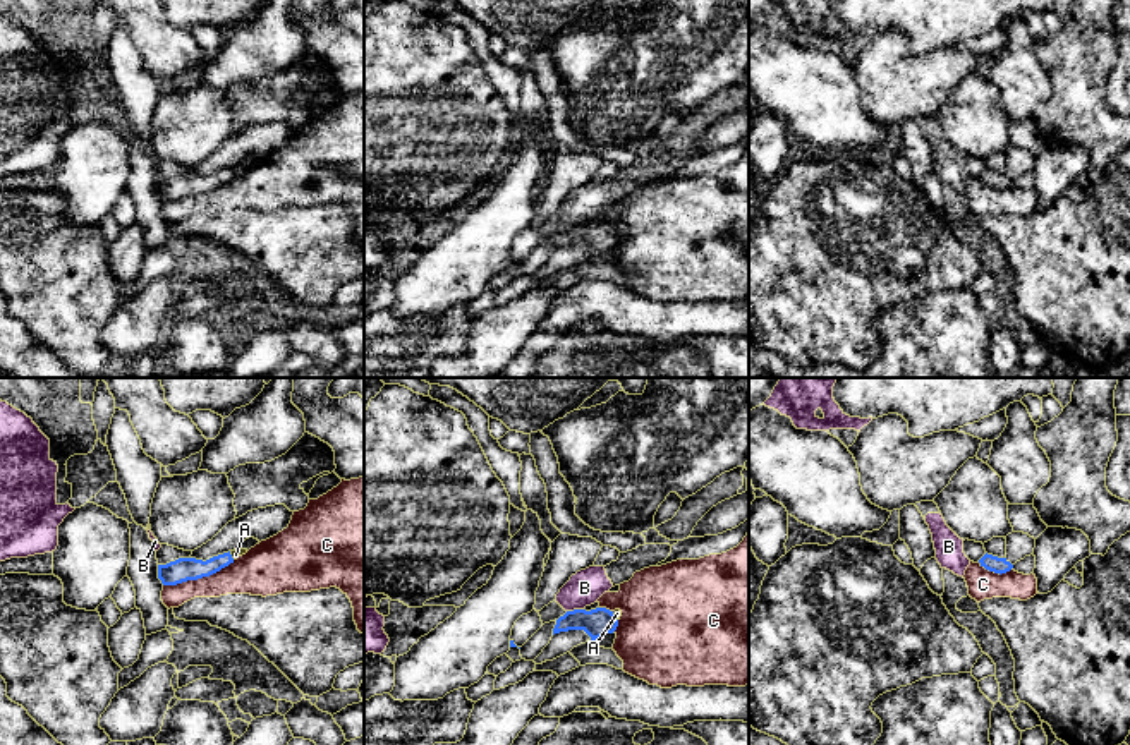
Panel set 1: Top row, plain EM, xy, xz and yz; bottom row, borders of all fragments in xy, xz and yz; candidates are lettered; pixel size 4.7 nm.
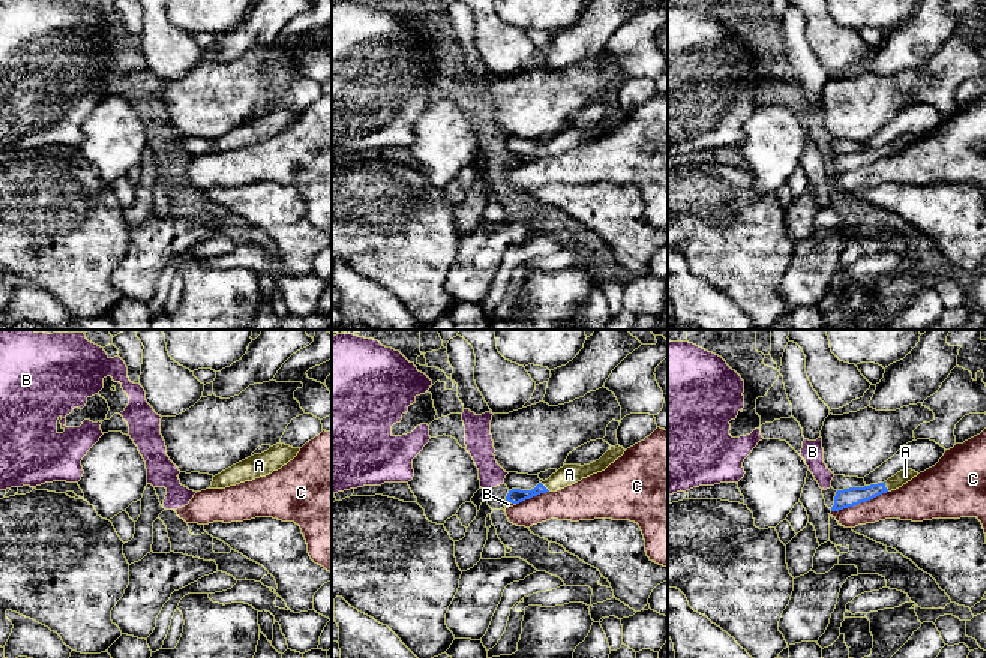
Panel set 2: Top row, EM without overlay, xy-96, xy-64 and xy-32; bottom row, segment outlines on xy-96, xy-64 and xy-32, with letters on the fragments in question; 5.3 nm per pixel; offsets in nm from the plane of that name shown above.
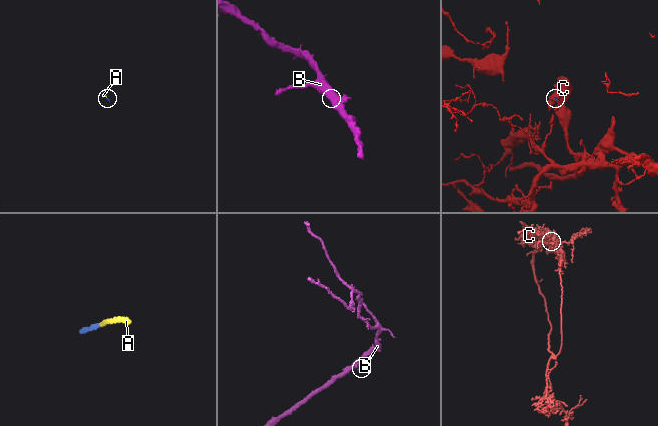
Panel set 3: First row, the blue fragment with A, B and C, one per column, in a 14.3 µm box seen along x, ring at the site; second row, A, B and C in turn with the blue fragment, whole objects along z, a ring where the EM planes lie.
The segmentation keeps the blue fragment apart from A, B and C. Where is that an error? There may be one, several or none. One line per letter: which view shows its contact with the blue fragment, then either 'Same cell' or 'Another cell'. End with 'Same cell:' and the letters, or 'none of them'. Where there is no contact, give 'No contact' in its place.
A: Touches blue in xz. Same cell
B: Touches blue in xz. Another cell
C: Touches blue in xy. Another cell
Same cell: A

